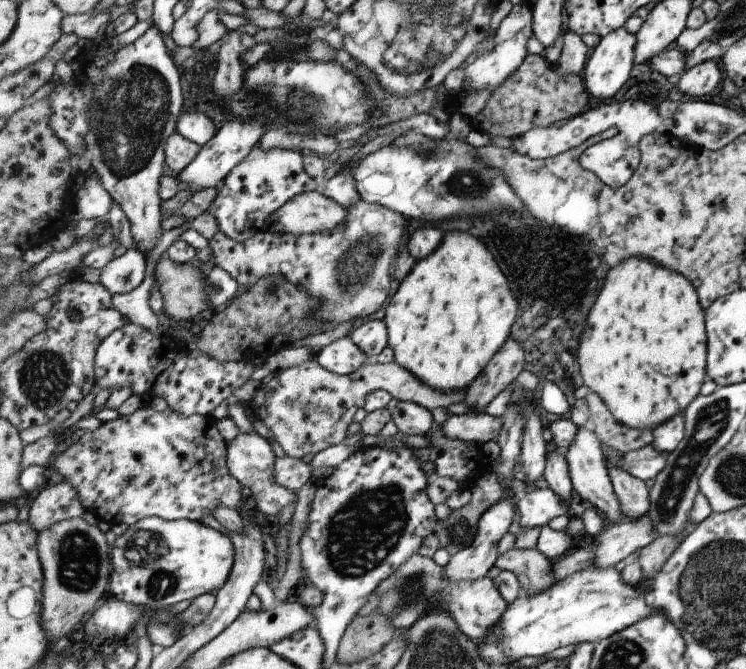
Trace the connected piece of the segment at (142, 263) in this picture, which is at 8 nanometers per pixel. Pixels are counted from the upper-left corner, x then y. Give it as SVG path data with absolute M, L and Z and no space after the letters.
M136 248L111 260L100 272L100 282L112 294L133 292L146 277L147 256Z

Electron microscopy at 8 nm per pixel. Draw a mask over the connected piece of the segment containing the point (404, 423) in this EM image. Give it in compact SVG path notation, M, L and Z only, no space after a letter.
M399 401L393 409L393 421L405 436L427 436L435 426L431 410L416 402Z

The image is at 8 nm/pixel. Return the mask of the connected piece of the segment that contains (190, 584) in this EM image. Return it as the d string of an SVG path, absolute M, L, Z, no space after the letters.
M145 518L130 526L111 546L113 572L109 592L122 601L154 609L175 606L177 602L209 594L212 590L219 592L232 577L237 560L236 547L230 536L200 521L187 519Z

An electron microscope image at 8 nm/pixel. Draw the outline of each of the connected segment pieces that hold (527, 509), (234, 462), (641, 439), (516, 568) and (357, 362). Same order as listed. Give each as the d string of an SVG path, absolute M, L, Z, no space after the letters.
M549 487L523 493L518 499L518 504L524 529L542 529L553 518L571 515L569 504Z
M242 432L227 442L227 462L231 474L241 482L243 486L247 486L252 491L252 496L256 501L256 506L264 514L269 516L279 516L287 506L297 504L299 500L298 493L281 486L275 480L275 450L271 443L257 432Z
M590 391L585 399L590 411L590 420L595 425L594 431L601 439L603 446L611 446L627 454L627 452L651 446L655 442L655 429L639 430L617 422L607 402L596 392Z
M536 546L532 549L512 548L500 554L496 567L516 574L527 597L555 588L559 582L559 578L555 578L552 560Z
M348 334L318 350L315 358L327 370L337 374L353 374L367 366L369 359L358 344Z

